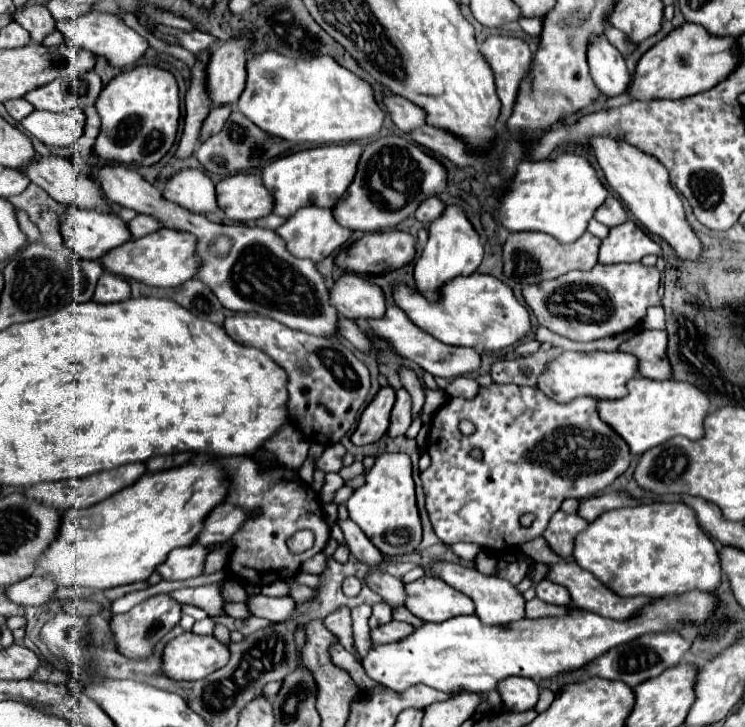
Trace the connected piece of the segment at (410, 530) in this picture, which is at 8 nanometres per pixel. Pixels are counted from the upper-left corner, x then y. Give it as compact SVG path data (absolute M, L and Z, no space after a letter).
M404 453L380 455L366 475L366 483L348 499L348 515L380 553L406 555L416 551L422 539L422 523L416 507L410 457Z

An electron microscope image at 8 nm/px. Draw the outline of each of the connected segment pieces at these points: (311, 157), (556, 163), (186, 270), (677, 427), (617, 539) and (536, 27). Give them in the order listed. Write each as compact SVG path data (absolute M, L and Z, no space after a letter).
M358 143L326 145L280 157L268 167L264 167L262 181L266 189L270 189L270 193L274 195L274 213L280 217L290 217L306 205L334 207L354 181L360 155L362 147Z
M564 153L556 159L526 161L518 167L518 179L514 179L510 195L502 199L498 221L506 223L508 231L542 231L560 243L574 243L586 231L588 221L606 197L608 191L586 157Z
M162 229L142 239L132 239L122 247L116 247L114 251L110 251L110 255L102 257L102 265L116 275L130 277L146 285L178 287L198 273L198 269L202 267L202 259L196 255L194 235L178 229Z
M634 377L626 383L626 389L628 395L622 399L598 401L596 411L608 427L622 435L632 455L642 455L650 447L656 447L658 443L664 443L676 435L684 435L688 439L702 437L702 419L710 409L710 401L708 395L698 387L672 379L654 381L646 377Z
M652 503L606 511L574 537L572 557L582 569L590 571L598 581L602 581L608 589L622 597L644 595L654 599L692 589L714 591L720 583L720 563L716 547L710 537L698 527L694 511L684 503Z
M520 17L518 23L524 29L524 33L528 33L530 37L538 37L542 31L542 19L540 17Z

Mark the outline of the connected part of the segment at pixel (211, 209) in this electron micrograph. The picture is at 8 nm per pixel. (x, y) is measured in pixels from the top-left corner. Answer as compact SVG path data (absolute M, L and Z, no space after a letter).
M184 169L164 185L162 197L194 213L218 213L214 183L200 169Z

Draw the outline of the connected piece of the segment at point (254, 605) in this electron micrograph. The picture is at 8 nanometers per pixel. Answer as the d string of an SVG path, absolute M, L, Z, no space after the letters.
M256 595L256 597L246 599L246 607L254 617L264 617L264 619L276 623L276 621L282 621L292 615L294 601L290 597Z

